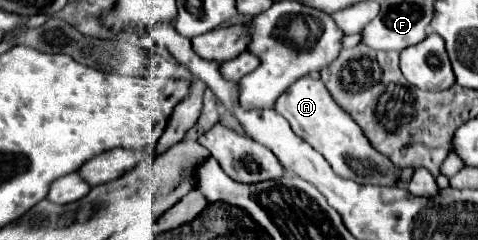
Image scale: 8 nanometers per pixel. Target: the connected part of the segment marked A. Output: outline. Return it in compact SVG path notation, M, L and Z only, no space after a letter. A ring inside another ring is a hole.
M311 76L299 78L293 86L289 86L285 94L281 94L281 98L275 102L275 110L283 118L287 118L293 132L297 132L319 154L323 154L323 158L333 166L333 170L337 170L337 174L361 184L403 186L399 184L397 166L371 146L359 124L333 100L321 80L313 80Z

